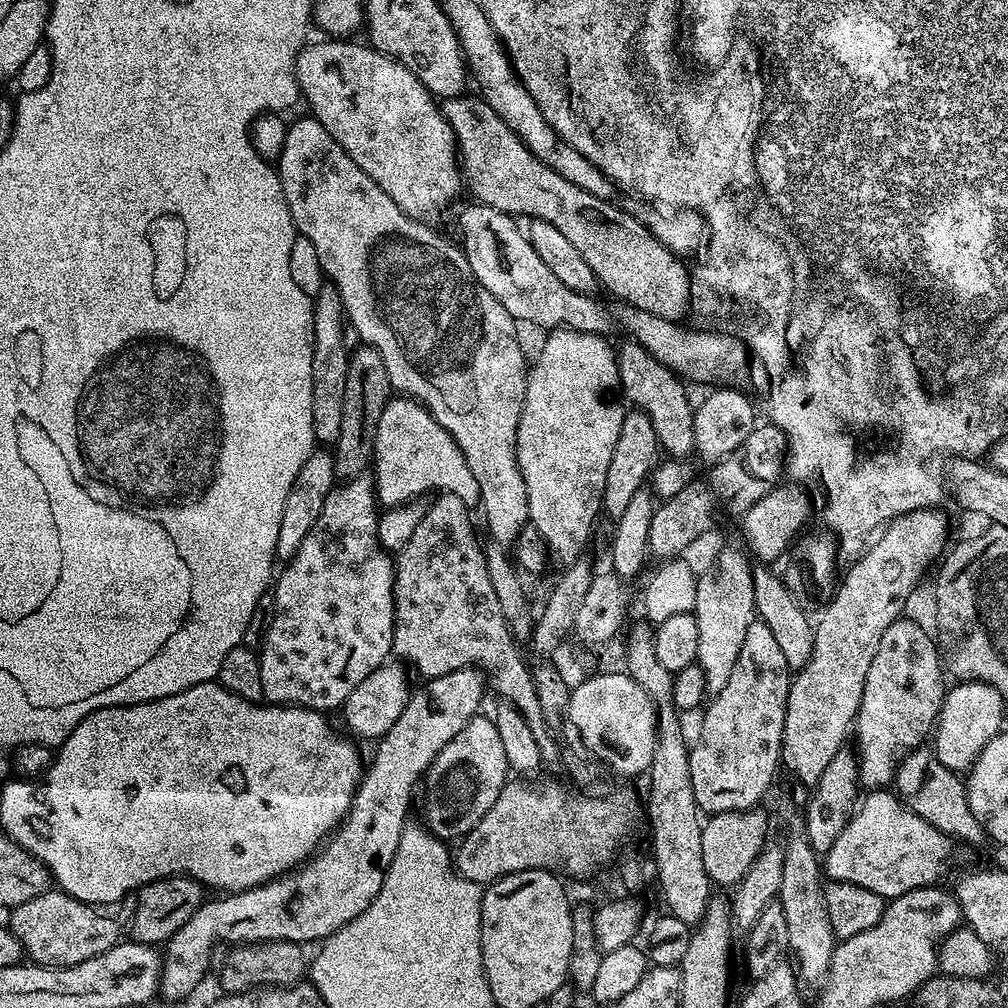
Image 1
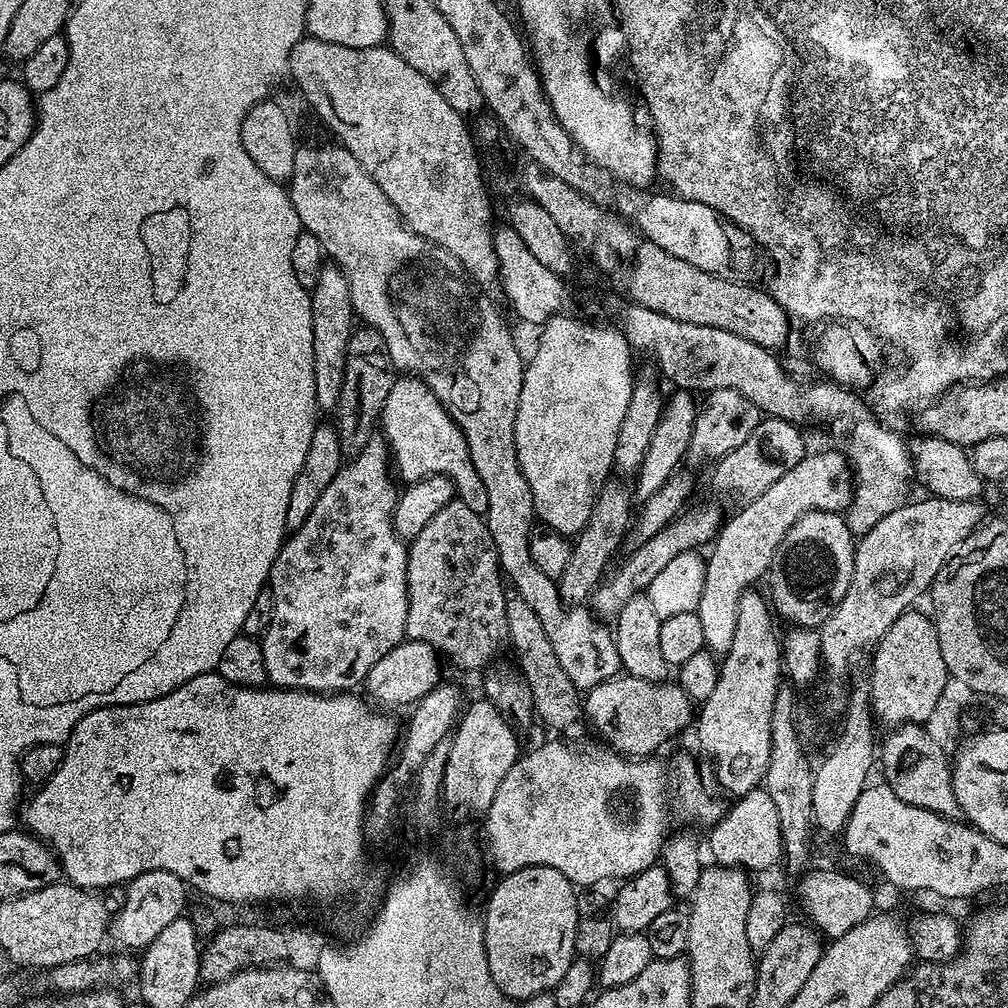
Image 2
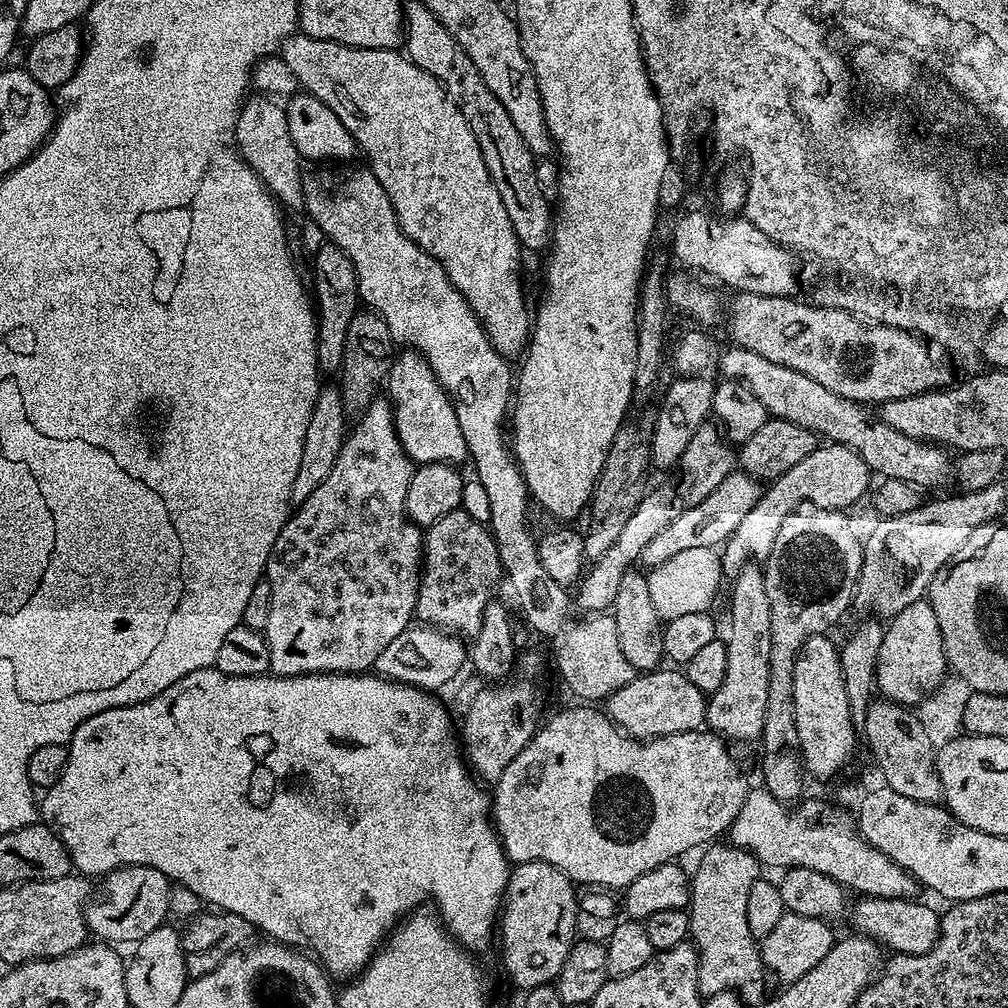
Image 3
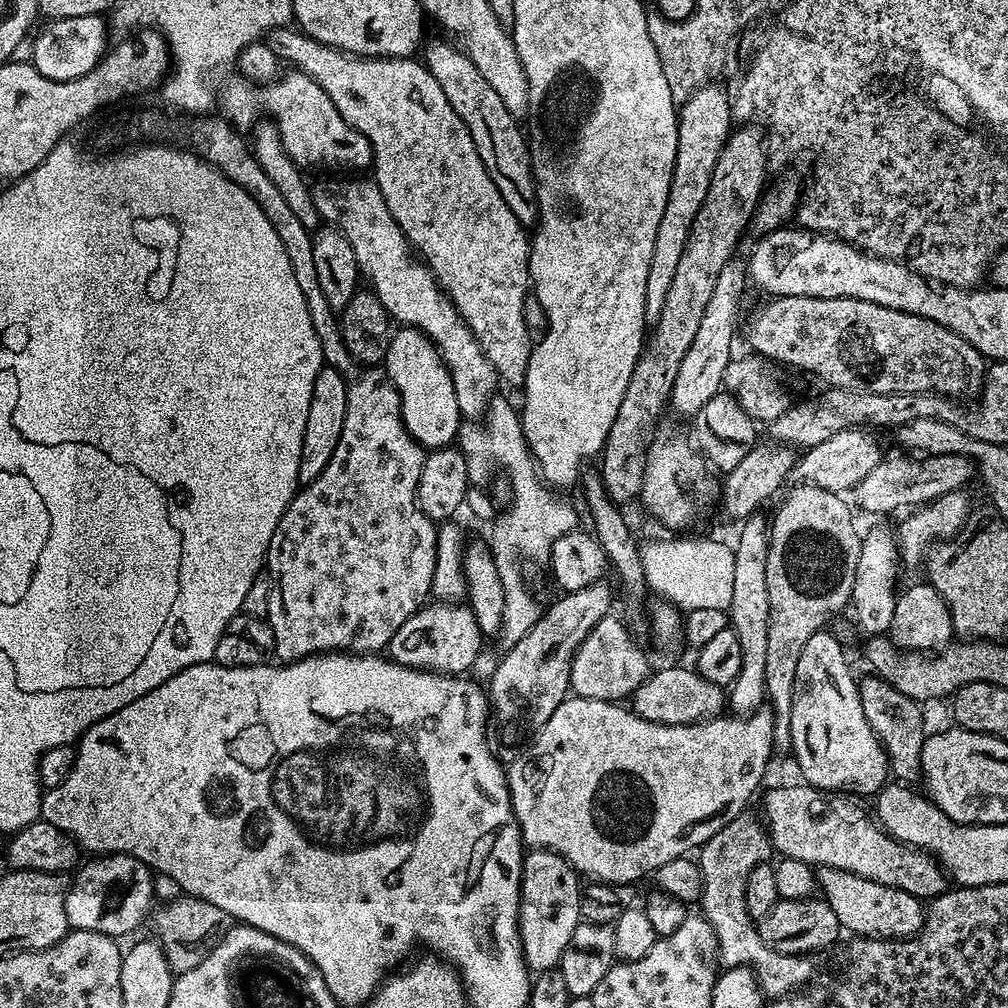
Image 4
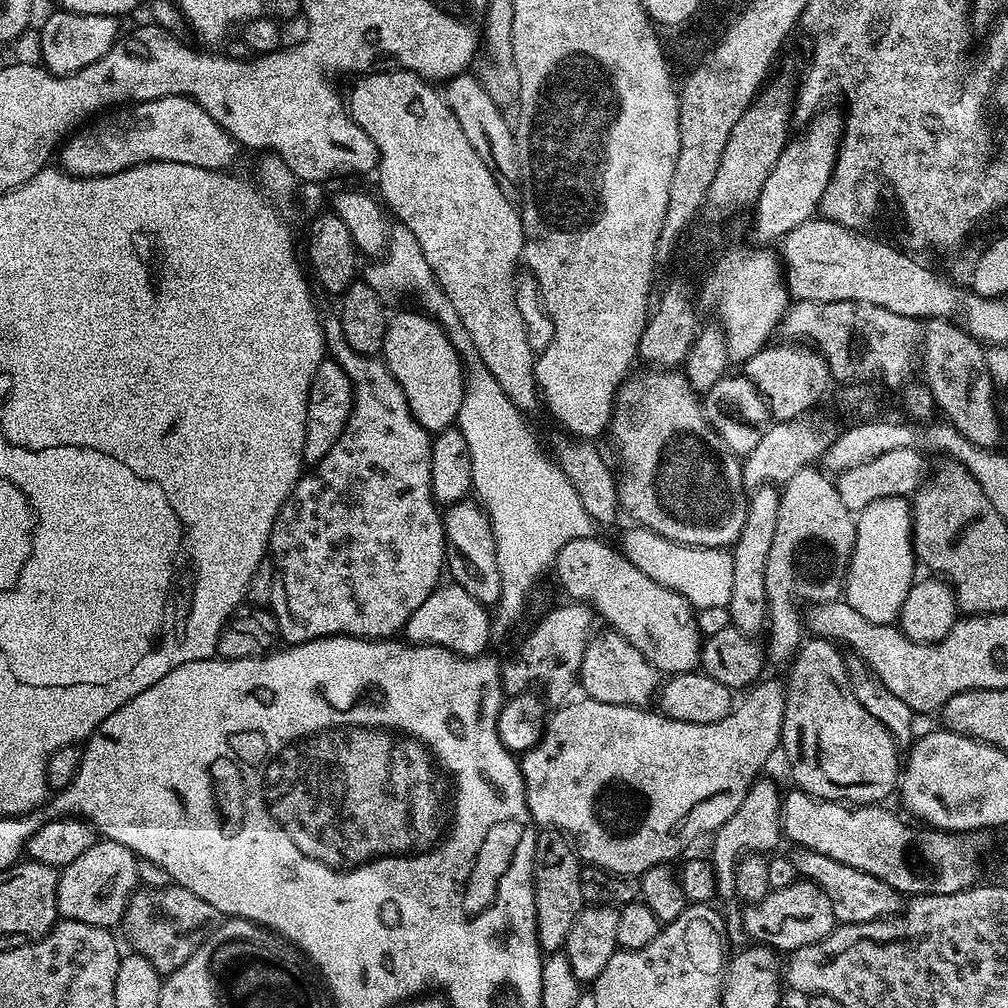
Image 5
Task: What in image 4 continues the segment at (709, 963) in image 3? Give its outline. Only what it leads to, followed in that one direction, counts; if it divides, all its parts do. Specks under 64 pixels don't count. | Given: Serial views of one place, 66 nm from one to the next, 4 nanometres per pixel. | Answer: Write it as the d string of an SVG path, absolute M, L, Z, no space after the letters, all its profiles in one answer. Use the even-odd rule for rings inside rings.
M748 815L734 817L729 824L722 826L722 830L718 830L718 834L714 834L714 838L700 845L698 863L702 874L702 894L698 908L716 935L719 963L725 969L751 968L765 997L779 998L803 989L800 987L816 972L817 957L812 954L787 956L766 946L760 937L757 921L746 910L746 878L750 878L750 870L771 861L774 856L765 825L757 817L756 821Z

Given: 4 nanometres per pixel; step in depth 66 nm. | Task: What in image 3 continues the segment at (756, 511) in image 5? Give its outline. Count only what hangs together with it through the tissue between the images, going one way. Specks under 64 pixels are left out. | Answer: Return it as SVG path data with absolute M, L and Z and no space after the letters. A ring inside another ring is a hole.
M749 562L741 566L731 577L732 601L728 604L728 624L732 629L726 635L726 670L722 684L716 692L708 696L707 727L725 741L752 740L759 741L766 718L766 698L770 691L770 598L766 598L764 570L759 563Z

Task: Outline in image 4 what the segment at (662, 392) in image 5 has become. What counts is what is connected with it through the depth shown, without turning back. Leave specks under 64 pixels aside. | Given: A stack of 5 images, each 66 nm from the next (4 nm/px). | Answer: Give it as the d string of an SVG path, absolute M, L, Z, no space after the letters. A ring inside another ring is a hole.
M662 434L657 435L655 439L653 439L652 443L648 445L648 457L646 458L646 466L644 467L644 481L642 482L642 488L640 490L640 495L638 497L639 503L644 503L644 508L649 512L650 515L653 516L654 519L657 520L660 524L665 524L668 528L684 528L680 530L688 530L692 523L696 520L696 515L699 512L704 512L708 507L711 506L712 503L717 503L718 500L718 484L716 484L712 480L708 480L708 472L709 469L706 467L705 459L701 456L701 453L697 451L695 447L690 446L688 448L688 444L684 440L675 440L672 436L662 436Z

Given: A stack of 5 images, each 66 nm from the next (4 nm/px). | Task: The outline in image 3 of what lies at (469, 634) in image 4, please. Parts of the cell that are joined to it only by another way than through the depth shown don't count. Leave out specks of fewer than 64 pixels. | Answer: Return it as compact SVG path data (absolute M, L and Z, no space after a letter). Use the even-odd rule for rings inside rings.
M419 622L413 623L382 654L378 654L375 671L385 680L395 680L397 684L410 684L413 688L437 690L448 684L466 664L466 644L461 637L445 632L442 628L433 628Z

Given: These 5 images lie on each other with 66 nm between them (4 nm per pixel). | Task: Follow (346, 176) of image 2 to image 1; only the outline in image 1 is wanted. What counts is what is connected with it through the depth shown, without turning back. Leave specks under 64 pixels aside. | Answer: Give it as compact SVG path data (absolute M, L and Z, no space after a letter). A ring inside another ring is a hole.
M305 114L301 120L291 121L287 125L285 144L282 146L278 159L278 171L282 194L288 203L292 220L296 224L296 231L299 235L310 239L311 245L318 252L321 270L324 271L325 277L331 281L342 298L344 315L351 331L353 328L364 339L361 341L367 347L378 350L382 354L382 362L386 362L386 374L390 374L393 389L399 395L419 400L425 410L436 419L438 426L442 426L454 438L454 442L458 442L458 450L462 450L462 454L466 458L466 466L470 466L470 471L478 482L479 507L484 508L484 520L488 523L488 532L492 535L491 539L499 545L515 545L522 529L529 527L530 524L526 482L522 478L522 470L518 466L518 458L516 457L516 427L522 418L522 406L528 385L529 370L529 365L524 364L524 348L520 345L519 338L516 337L518 321L509 314L506 306L502 306L502 302L498 302L498 298L494 298L494 294L490 294L490 290L486 290L486 286L477 282L476 275L470 270L468 260L464 256L463 247L456 245L455 248L446 237L439 236L434 229L428 228L432 226L419 220L412 220L405 212L398 210L398 206L394 206L394 198L390 198L390 194L386 194L386 190L382 190L382 186L378 186L374 182L374 178L370 178L360 169L358 162L354 162L354 158L350 158L350 154L346 154L346 150L342 150L342 146L338 146L338 142L334 142L332 135L316 121L315 116Z

